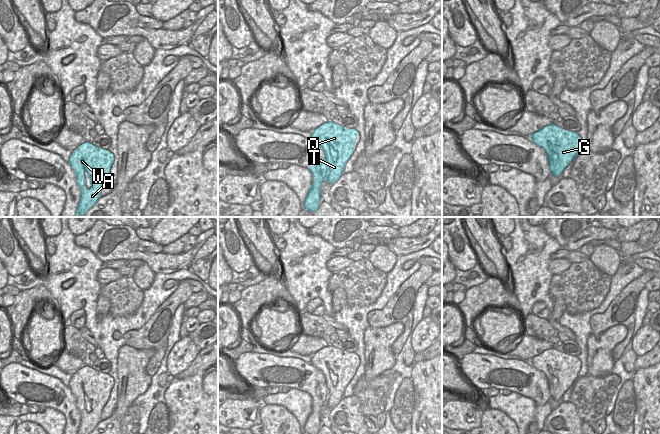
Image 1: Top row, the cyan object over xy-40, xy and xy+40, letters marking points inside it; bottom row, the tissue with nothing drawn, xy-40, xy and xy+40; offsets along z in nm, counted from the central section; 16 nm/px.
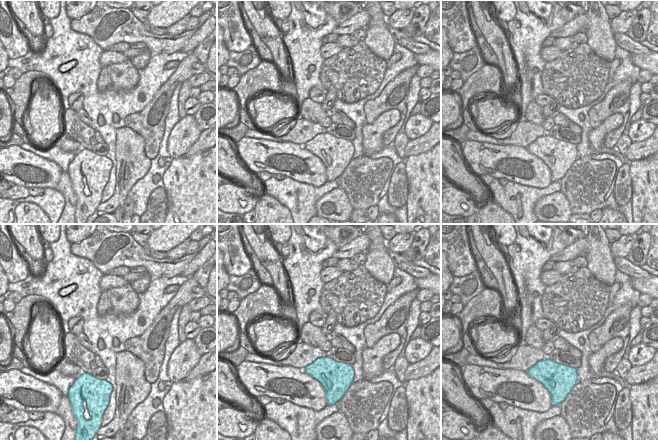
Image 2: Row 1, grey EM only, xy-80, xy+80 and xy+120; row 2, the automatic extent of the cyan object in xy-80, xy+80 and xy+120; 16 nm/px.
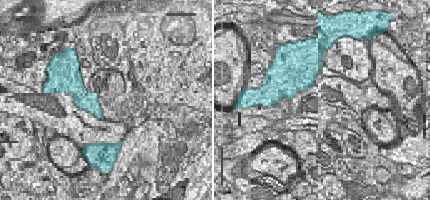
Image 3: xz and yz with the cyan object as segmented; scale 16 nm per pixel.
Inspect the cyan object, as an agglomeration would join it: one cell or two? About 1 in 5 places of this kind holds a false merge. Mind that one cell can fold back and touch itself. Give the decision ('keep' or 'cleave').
keep

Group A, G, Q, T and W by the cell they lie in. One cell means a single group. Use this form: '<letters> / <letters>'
A G Q T W

